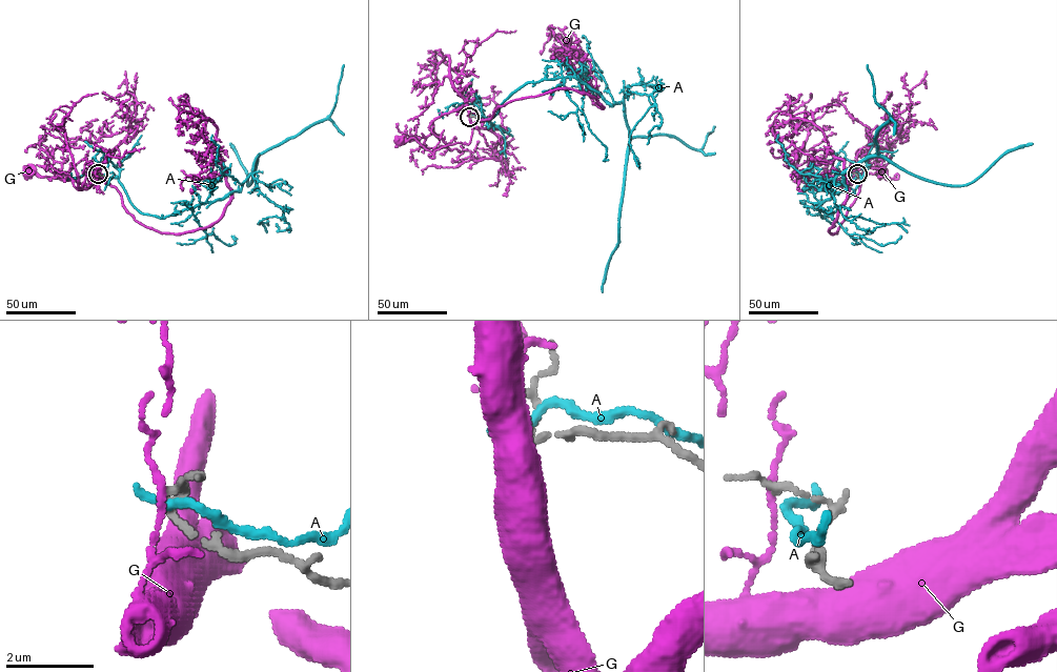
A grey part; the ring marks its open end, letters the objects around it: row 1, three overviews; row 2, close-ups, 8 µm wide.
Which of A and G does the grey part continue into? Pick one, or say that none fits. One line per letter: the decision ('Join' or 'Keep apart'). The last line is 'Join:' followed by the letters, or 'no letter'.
A: Keep apart
G: Keep apart
Join: no letter

